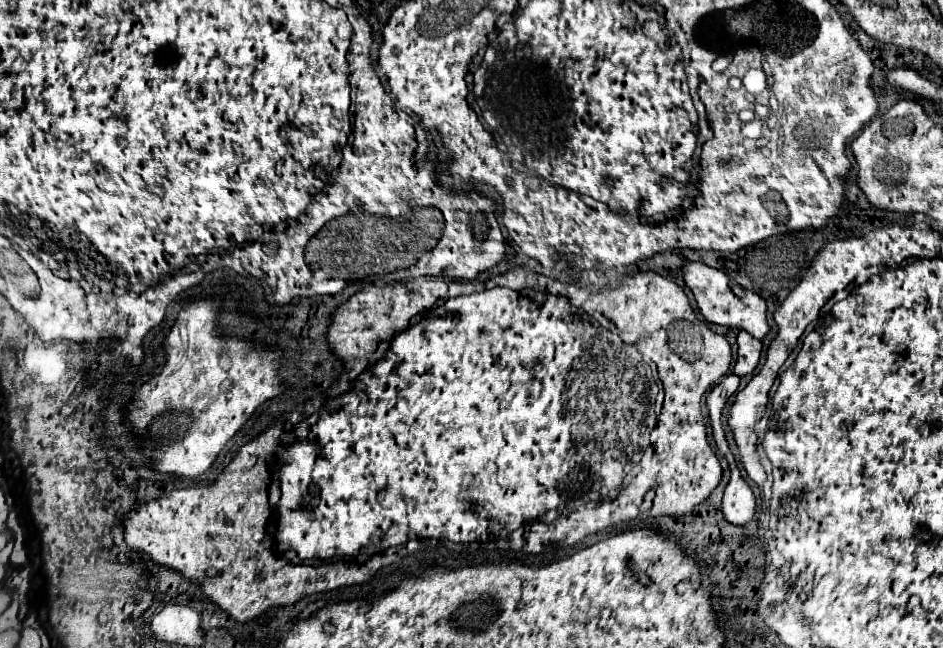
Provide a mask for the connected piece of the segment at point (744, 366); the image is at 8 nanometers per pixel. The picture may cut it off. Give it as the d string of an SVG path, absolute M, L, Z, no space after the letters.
M744 329L738 333L738 359L734 365L734 373L736 375L748 375L756 369L758 361L760 361L760 353L762 353L762 343L760 339L752 337L750 333L746 333Z

